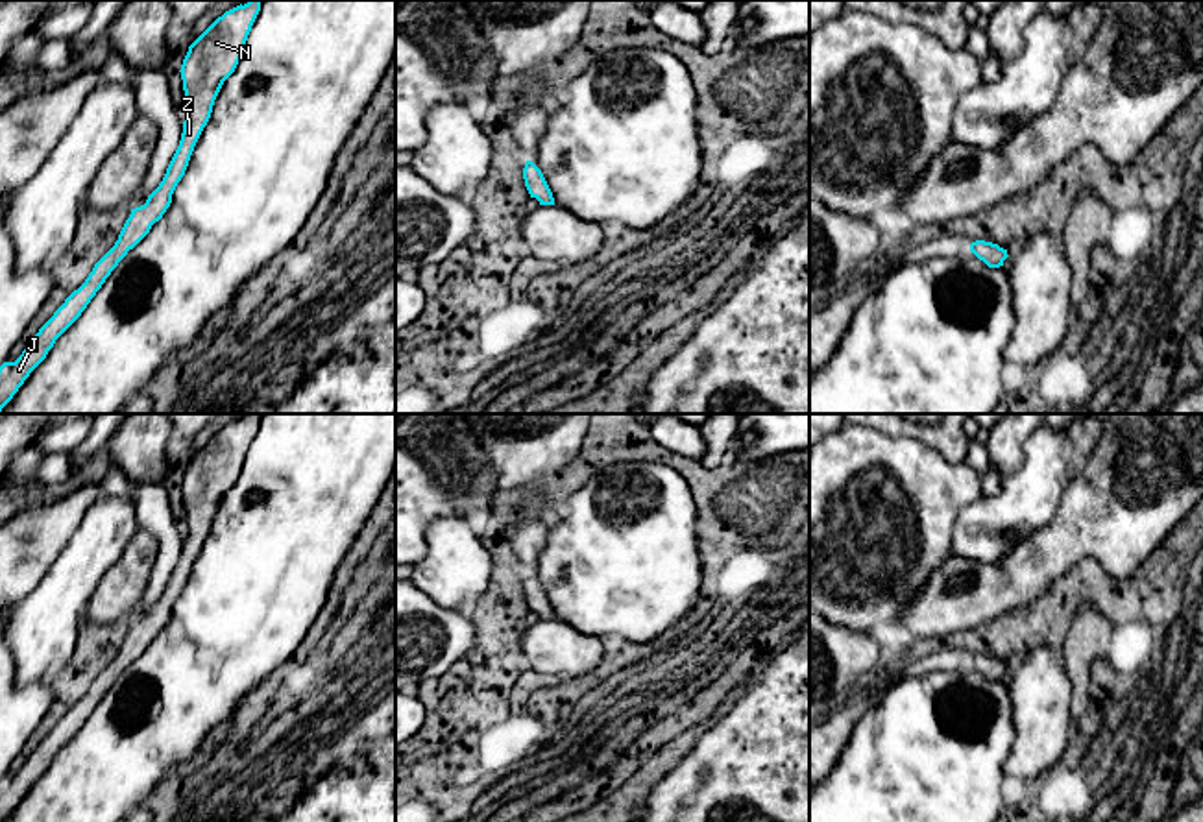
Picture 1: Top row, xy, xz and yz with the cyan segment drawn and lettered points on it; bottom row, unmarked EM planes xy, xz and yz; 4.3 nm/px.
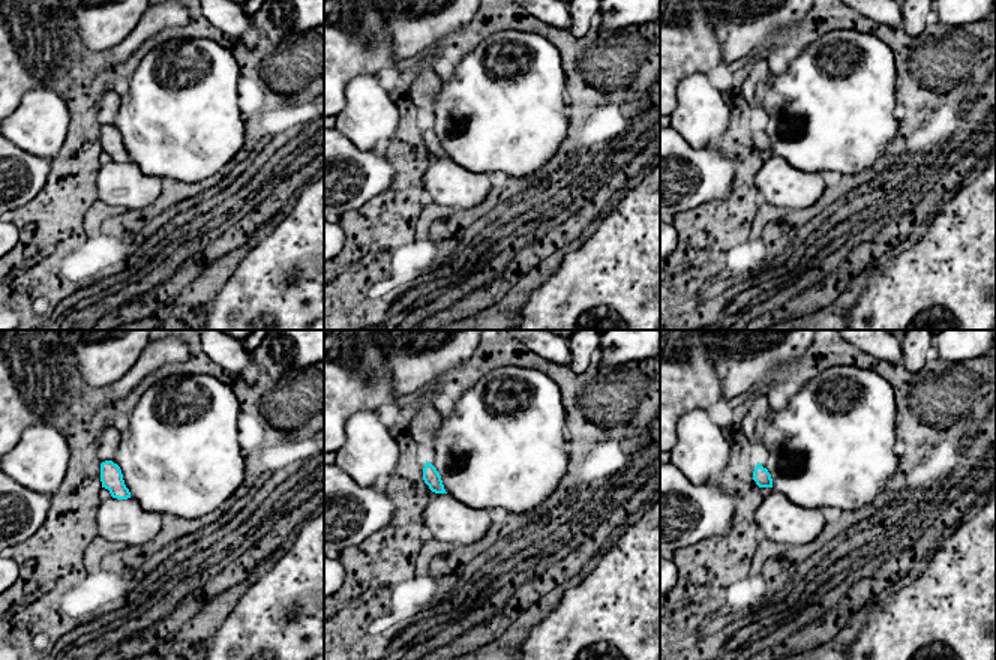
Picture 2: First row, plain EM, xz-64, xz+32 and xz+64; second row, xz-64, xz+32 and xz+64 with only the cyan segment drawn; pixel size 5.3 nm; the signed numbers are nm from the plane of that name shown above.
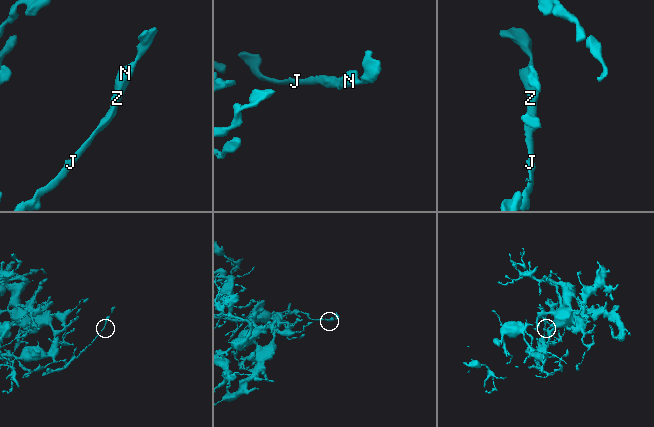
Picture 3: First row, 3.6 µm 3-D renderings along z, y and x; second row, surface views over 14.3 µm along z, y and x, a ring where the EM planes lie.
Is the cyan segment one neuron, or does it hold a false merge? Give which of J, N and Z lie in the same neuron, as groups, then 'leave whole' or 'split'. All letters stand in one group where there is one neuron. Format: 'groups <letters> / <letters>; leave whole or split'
groups J N Z; leave whole

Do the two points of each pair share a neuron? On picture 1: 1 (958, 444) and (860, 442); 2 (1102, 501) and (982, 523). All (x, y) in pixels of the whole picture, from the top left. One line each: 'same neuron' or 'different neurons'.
1: different neurons
2: different neurons

